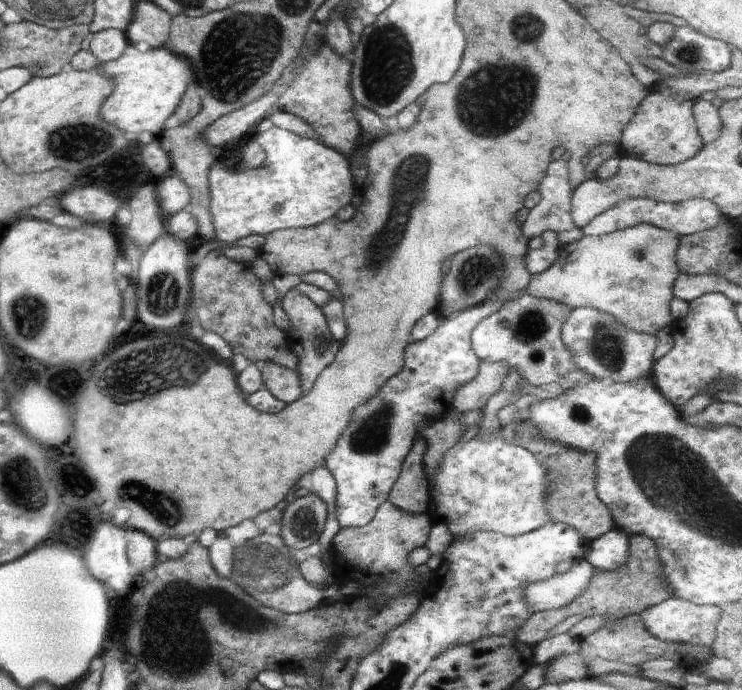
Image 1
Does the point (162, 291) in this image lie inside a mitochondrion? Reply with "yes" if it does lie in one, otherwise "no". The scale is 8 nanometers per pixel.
yes

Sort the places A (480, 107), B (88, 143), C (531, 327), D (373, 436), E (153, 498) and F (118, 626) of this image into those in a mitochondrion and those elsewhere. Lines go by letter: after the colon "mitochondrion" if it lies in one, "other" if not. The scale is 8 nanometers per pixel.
A: mitochondrion
B: mitochondrion
C: mitochondrion
D: mitochondrion
E: mitochondrion
F: other

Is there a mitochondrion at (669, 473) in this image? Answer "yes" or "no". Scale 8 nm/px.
yes

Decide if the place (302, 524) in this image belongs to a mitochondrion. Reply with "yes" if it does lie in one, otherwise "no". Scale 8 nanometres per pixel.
yes

